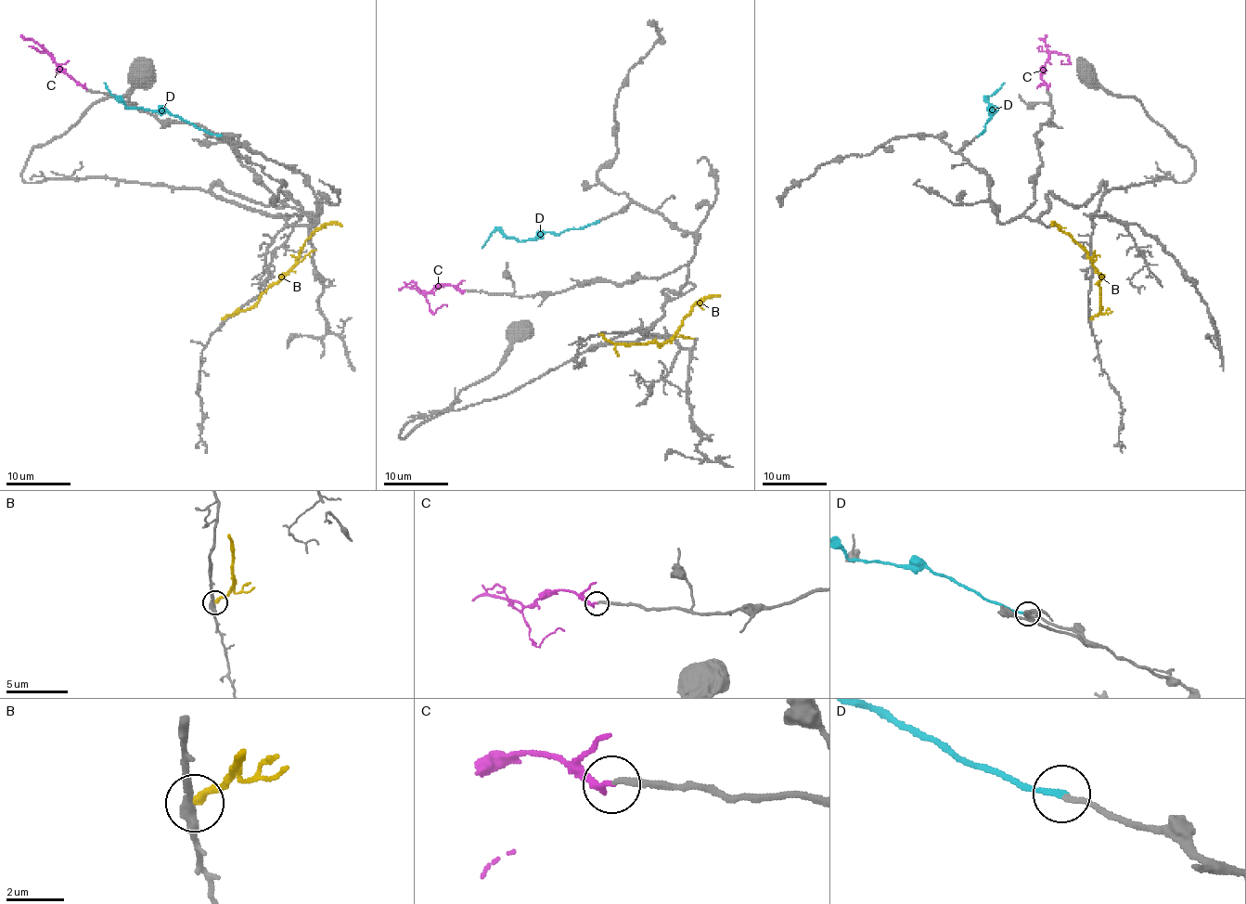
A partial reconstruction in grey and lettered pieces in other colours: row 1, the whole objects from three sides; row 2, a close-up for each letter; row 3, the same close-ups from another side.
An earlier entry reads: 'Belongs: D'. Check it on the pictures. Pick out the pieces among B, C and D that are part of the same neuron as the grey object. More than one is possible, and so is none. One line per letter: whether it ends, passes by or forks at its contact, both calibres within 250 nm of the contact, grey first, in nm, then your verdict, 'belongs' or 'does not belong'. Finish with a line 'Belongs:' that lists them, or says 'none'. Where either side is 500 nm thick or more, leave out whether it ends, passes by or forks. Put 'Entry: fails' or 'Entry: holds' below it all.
B: it ends; calibres 360 and 300 nm; does not belong
C: it ends; calibres 220 and 240 nm; does not belong
D: it ends; calibres 190 and 190 nm; belongs
Belongs: D
Entry: holds

